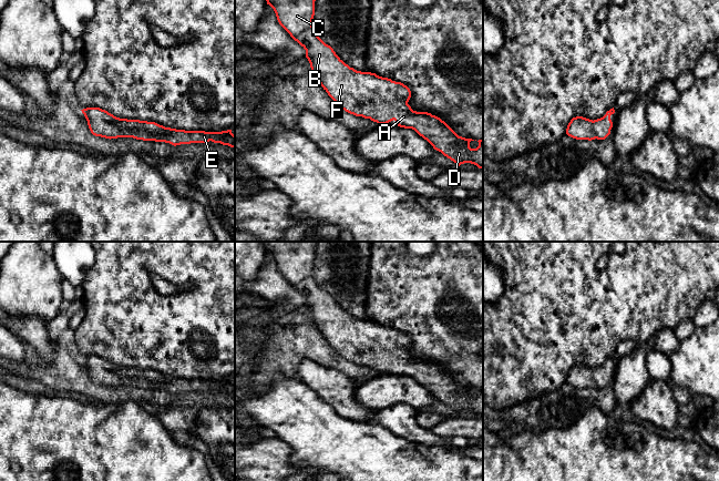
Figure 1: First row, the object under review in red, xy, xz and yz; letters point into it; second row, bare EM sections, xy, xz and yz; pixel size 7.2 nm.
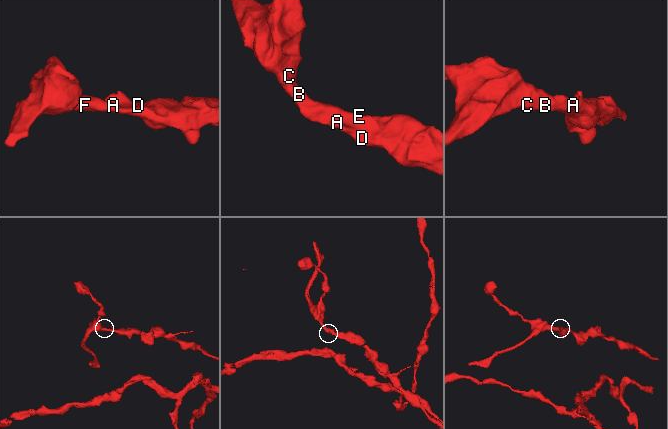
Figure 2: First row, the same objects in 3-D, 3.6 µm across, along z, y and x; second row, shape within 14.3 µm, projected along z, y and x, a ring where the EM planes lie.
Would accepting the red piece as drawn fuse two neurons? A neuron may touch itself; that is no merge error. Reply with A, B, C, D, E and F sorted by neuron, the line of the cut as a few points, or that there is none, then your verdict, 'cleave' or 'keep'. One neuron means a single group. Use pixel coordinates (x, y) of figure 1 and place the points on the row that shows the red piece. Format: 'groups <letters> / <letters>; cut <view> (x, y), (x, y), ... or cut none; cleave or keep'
groups A B C D E F; cut none; keep

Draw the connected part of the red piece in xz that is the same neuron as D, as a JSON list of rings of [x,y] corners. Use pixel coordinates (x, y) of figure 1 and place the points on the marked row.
[[[266,0],[277,17],[279,24],[305,50],[311,71],[323,90],[346,112],[356,116],[370,119],[378,124],[396,121],[398,126],[414,130],[427,140],[434,150],[441,152],[459,167],[471,163],[483,168],[483,140],[479,140],[476,149],[470,147],[472,139],[459,136],[444,121],[428,112],[417,112],[408,104],[411,98],[410,89],[401,82],[382,78],[371,72],[357,71],[346,64],[315,32],[312,19],[316,0]]]

